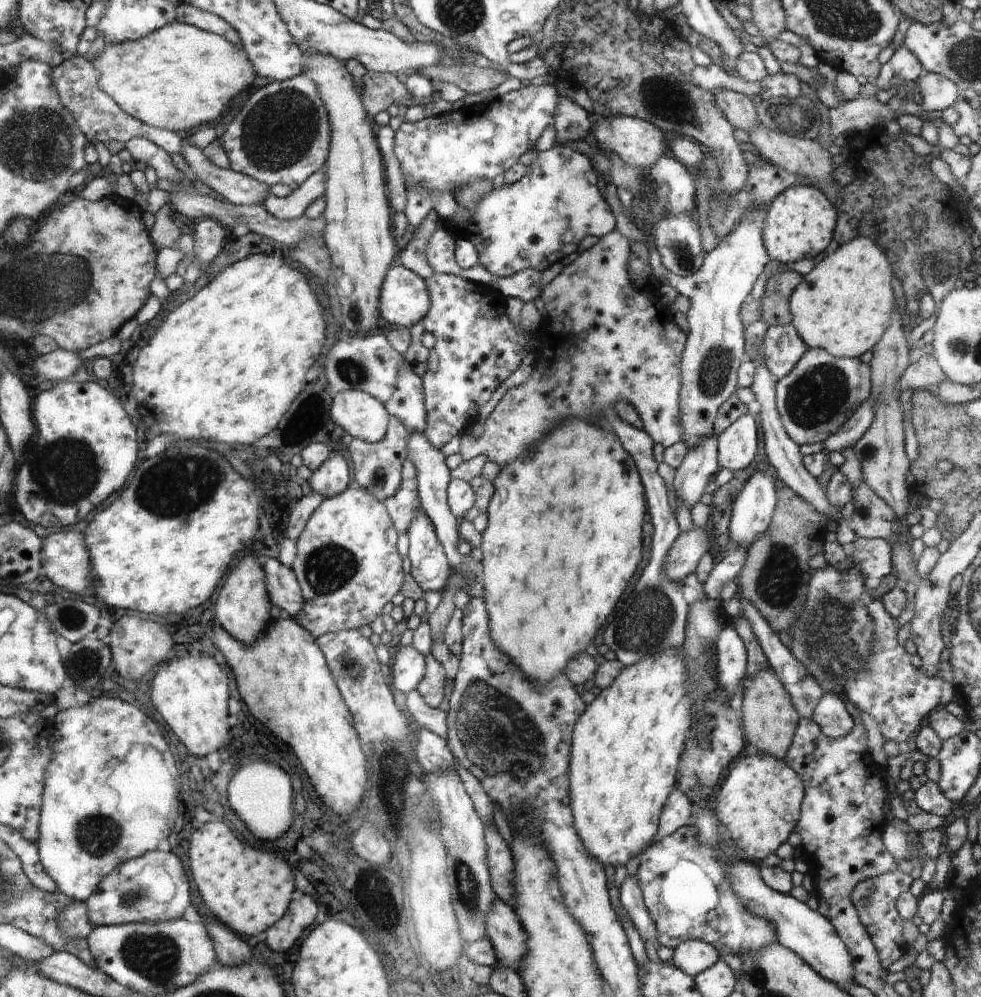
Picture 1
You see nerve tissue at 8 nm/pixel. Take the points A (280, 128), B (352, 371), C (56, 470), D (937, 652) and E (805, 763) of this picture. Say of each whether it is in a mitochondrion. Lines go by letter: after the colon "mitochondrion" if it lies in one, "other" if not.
A: mitochondrion
B: mitochondrion
C: mitochondrion
D: other
E: other

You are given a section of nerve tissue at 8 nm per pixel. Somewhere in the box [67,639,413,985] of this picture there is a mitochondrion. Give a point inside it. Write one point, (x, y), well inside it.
(98, 836)

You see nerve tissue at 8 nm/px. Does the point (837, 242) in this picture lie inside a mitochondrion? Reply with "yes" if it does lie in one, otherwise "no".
no

